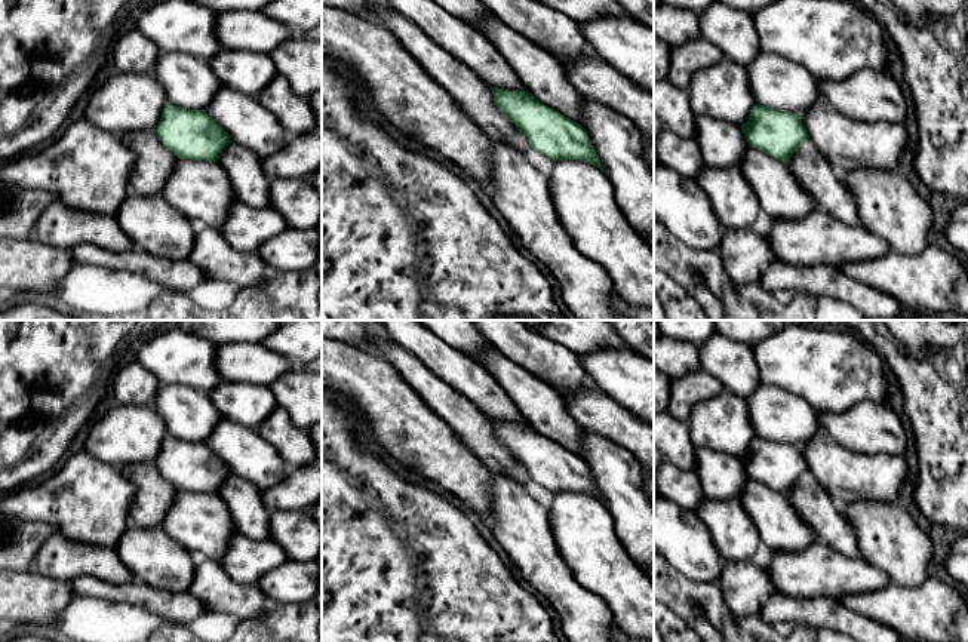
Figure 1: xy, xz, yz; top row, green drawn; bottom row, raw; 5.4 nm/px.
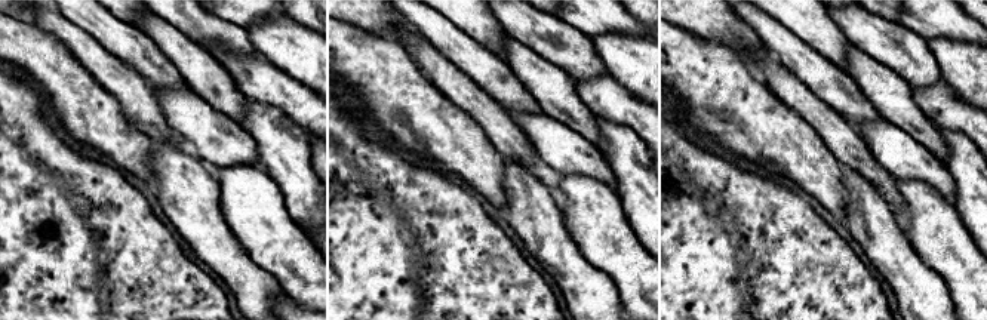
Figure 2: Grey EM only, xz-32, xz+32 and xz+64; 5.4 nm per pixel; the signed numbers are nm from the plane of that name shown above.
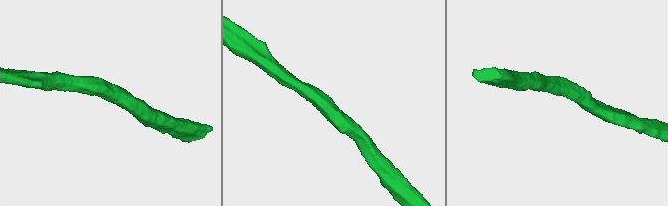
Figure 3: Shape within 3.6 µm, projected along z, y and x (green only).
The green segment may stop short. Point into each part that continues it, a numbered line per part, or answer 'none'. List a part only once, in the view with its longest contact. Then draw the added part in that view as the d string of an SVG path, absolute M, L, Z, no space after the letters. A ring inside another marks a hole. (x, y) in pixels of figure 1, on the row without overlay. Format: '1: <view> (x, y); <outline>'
none

